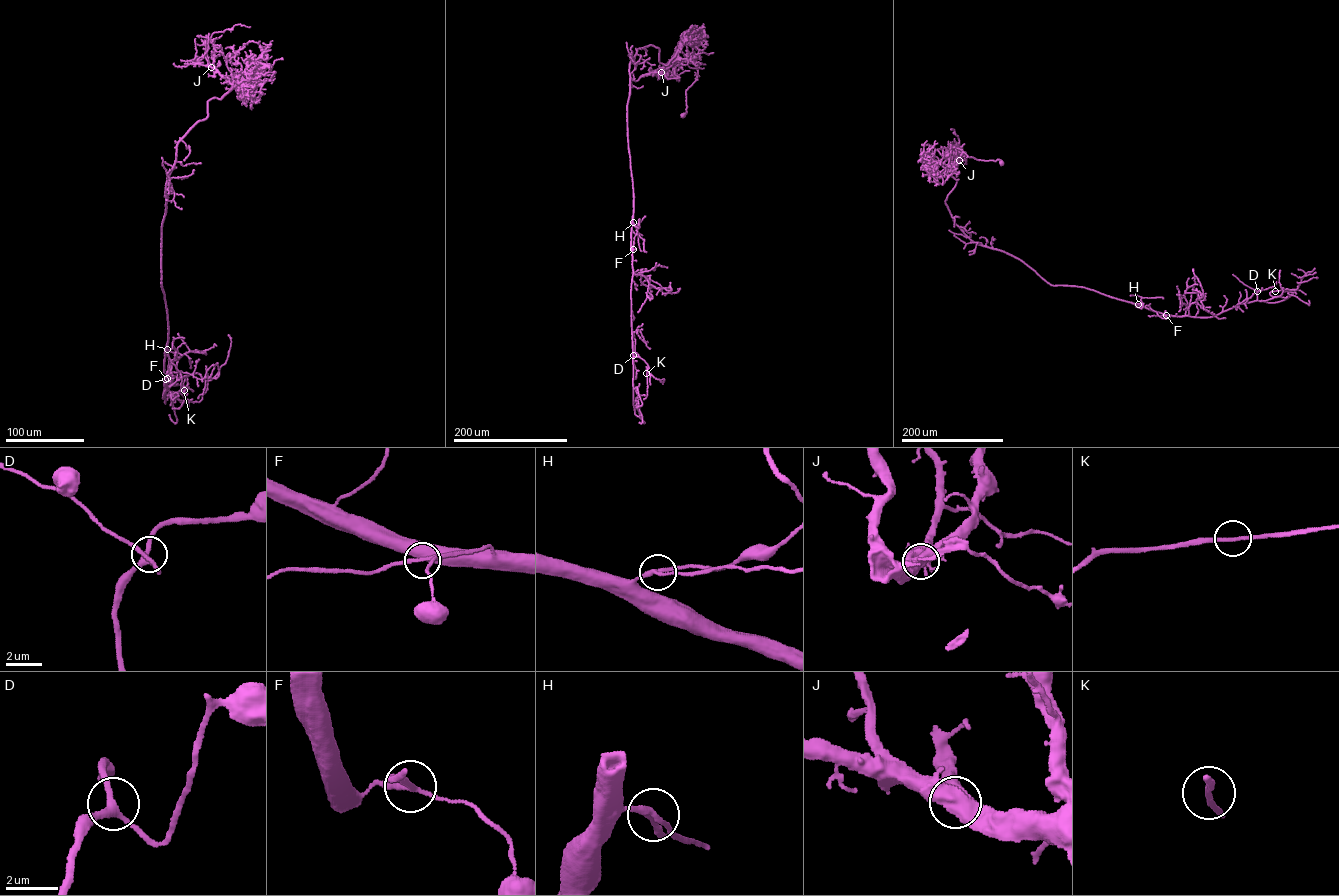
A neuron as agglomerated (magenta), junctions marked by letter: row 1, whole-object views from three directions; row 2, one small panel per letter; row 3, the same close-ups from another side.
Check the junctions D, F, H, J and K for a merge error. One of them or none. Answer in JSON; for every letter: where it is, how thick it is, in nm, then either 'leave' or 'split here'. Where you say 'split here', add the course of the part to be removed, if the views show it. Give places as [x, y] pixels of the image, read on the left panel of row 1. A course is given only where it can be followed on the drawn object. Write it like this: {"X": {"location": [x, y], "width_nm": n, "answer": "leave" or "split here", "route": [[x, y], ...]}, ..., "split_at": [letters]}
{"D": {"location": [165, 379], "width_nm": 260, "answer": "leave"}, "F": {"location": [167, 378], "width_nm": 150, "answer": "leave"}, "H": {"location": [167, 349], "width_nm": 200, "answer": "leave"}, "J": {"location": [211, 67], "width_nm": 480, "answer": "leave"}, "K": {"location": [184, 390], "width_nm": 200, "answer": "leave"}, "split_at": []}

